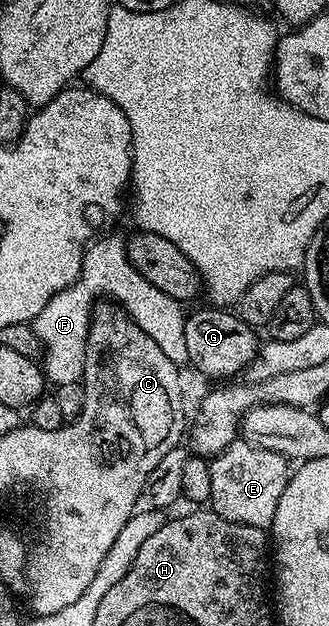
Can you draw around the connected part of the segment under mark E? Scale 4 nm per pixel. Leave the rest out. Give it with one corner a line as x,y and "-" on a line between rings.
234,440
223,453
210,461
209,467
211,509
223,516
223,520
268,531
275,520
275,508
279,508
279,496
283,496
283,488
287,488
289,483
290,459
253,442

